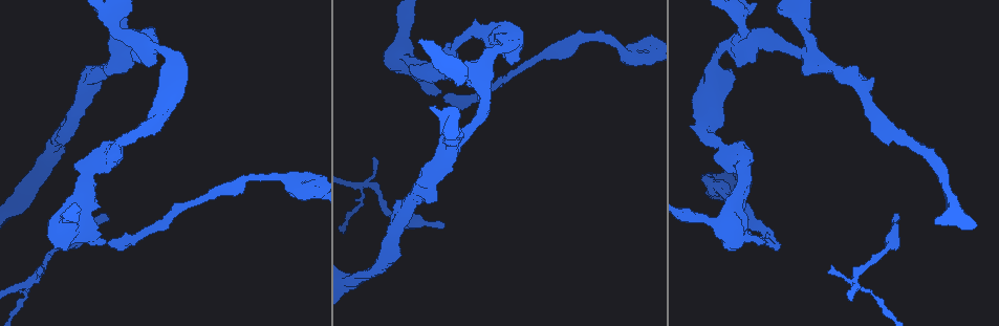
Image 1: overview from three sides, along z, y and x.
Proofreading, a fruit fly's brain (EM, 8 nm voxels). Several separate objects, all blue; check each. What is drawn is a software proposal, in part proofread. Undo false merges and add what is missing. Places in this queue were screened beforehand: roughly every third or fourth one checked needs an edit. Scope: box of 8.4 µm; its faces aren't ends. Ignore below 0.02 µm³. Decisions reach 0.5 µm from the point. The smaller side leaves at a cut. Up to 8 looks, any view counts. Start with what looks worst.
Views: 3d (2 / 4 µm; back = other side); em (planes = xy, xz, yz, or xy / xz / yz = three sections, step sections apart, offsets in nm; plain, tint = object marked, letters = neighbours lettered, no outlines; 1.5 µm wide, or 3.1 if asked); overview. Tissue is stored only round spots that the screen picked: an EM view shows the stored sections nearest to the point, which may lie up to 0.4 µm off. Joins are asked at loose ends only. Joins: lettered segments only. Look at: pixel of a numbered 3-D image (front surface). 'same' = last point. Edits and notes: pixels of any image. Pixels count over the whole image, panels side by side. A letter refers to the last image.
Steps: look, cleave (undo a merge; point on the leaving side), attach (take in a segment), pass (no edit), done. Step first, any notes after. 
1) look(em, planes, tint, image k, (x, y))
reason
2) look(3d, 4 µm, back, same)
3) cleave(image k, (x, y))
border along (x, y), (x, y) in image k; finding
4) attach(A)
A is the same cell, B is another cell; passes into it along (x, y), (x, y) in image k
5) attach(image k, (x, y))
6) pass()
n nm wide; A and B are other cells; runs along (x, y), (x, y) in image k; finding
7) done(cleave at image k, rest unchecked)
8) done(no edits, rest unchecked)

look(3d, 4 µm, image 1, (798, 16))
sharp bend

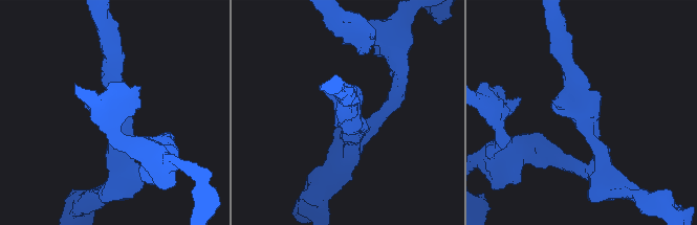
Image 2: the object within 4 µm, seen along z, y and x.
look(em, xz, step 4, tint, image 2, (579, 117))

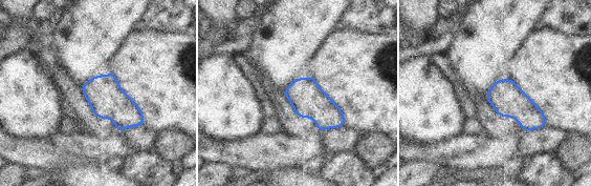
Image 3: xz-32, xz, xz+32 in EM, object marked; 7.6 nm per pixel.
look(em, xy, step 4, letters, same)
another direction

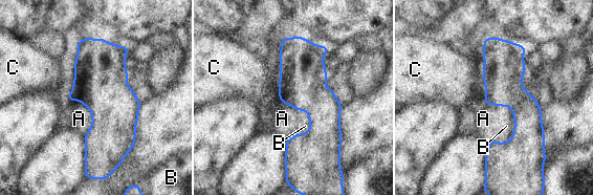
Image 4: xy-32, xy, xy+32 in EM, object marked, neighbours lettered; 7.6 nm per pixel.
pass()
C touches over 380 nm; A, B and C are other cells; border along (67, 100), (89, 110), (85, 135) in image 4; one neuron here

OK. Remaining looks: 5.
look(3d, 2 µm, image 1, (362, 183))

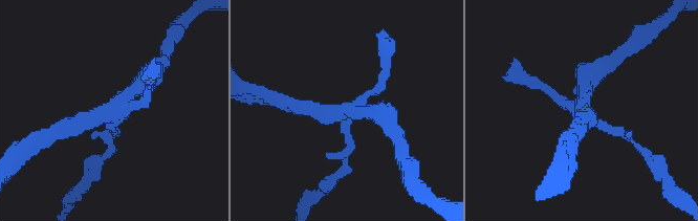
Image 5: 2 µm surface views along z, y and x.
look(em, planes, tint, image 5, (111, 116))

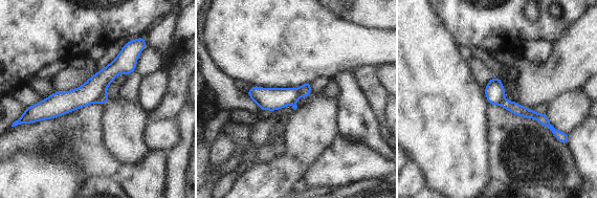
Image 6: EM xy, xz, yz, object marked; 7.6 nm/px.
look(em, planes, letters, same)
see the neighbours

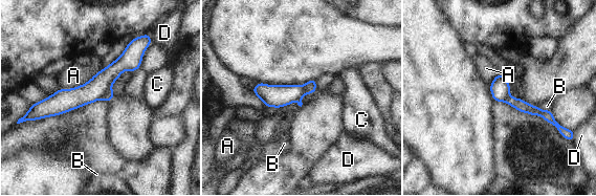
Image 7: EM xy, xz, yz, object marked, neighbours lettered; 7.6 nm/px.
cleave(image 7, (109, 94))
160 nm wide; A, B, C and D are other cells; the part that leaves runs along (509, 101), (545, 113), (552, 121) in image 7; a second neuron is stuck on

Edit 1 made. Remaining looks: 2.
look(em, planes, letters, image 1, (726, 178))
sharp bend

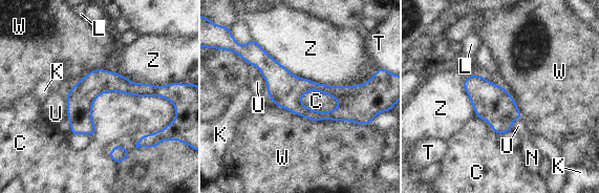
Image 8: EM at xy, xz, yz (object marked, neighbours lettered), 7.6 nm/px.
pass()
C, K, L, N, T, U, W and Z are other cells; all the same neuron

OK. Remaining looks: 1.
done(cleave at image 7, rest unchecked)

